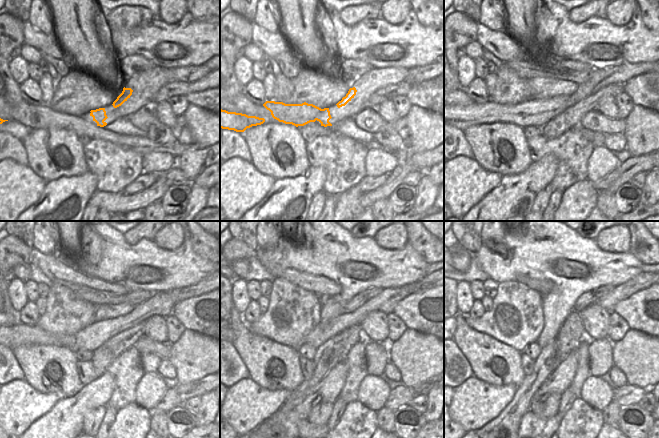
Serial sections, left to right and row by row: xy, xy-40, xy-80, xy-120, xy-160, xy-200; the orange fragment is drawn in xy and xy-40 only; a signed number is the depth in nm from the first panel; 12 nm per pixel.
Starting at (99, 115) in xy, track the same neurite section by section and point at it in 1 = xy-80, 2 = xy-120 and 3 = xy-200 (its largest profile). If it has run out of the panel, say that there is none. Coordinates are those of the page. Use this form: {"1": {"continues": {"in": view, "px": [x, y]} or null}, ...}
{"1": {"continues": {"in": "xy-80", "px": [533, 112]}}, "2": {"continues": {"in": "xy-120", "px": [91, 337]}}, "3": {"continues": {"in": "xy-200", "px": [619, 293]}}}

